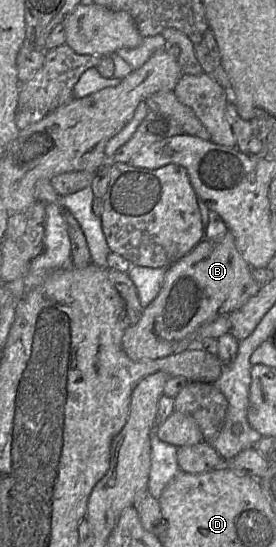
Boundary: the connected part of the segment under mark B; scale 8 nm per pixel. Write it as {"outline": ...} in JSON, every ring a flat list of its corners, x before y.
{"outline":[[228,231,219,241,204,238,188,254,167,268,162,288,157,297,147,305,139,321,126,328,122,348,134,360,155,360,187,349,191,338,200,327,221,315,240,309,255,296,260,285,252,275,252,268,236,247,233,234]]}

